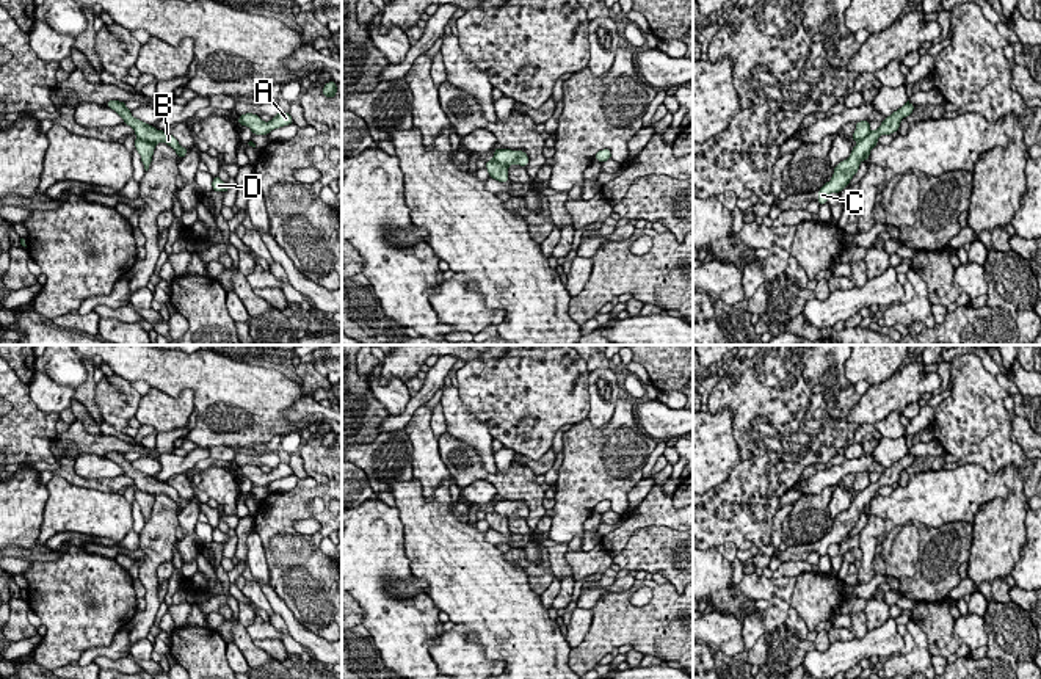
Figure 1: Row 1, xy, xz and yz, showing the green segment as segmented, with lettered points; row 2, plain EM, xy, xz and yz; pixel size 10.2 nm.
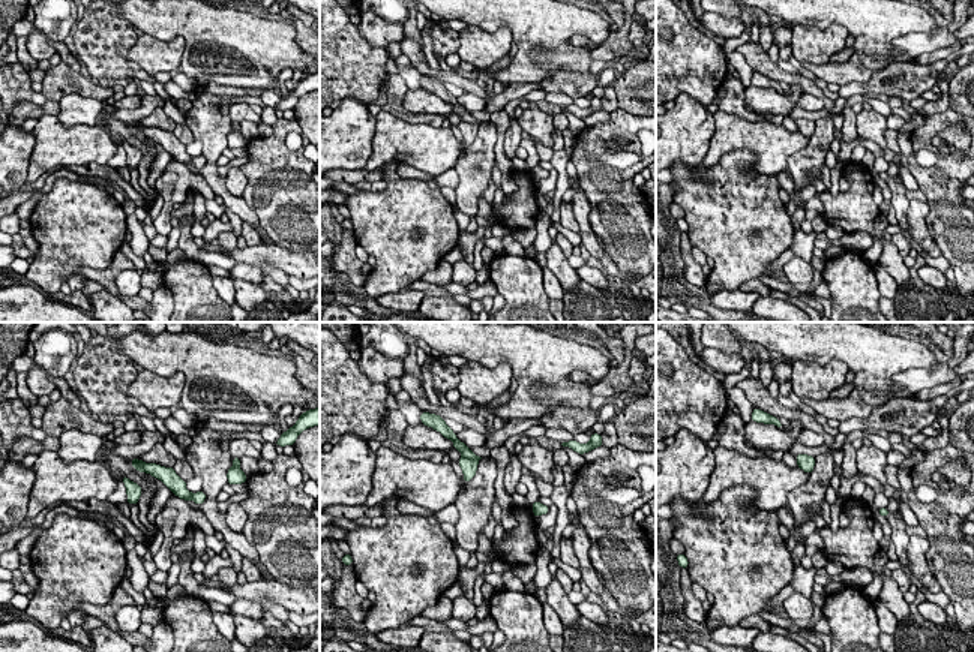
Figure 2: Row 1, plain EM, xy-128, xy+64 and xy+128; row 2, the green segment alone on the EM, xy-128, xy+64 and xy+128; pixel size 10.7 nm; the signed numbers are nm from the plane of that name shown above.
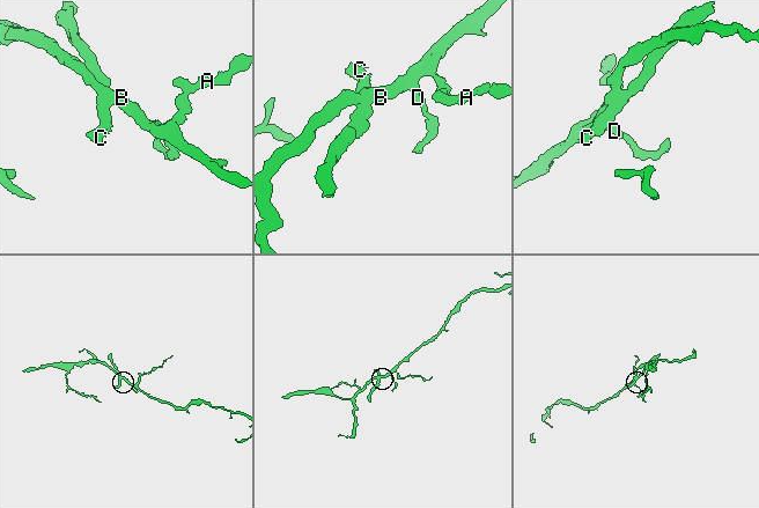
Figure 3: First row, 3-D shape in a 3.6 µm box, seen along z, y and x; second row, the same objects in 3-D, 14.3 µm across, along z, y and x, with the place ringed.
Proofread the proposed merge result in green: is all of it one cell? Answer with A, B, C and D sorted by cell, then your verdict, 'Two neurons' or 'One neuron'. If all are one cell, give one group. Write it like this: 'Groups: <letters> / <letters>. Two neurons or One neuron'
Groups: A B D / C. Two neurons

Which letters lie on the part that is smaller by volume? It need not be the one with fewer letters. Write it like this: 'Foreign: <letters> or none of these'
Foreign: C

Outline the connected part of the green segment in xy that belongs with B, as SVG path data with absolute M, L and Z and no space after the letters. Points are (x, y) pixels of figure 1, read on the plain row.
M108 452L107 458L114 461L124 470L124 475L130 477L135 481L136 489L149 492L154 497L163 492L176 502L179 510L183 510L187 507L188 499L182 499L179 492L168 483L157 481L154 477L133 469L132 463L125 458L125 453Z

